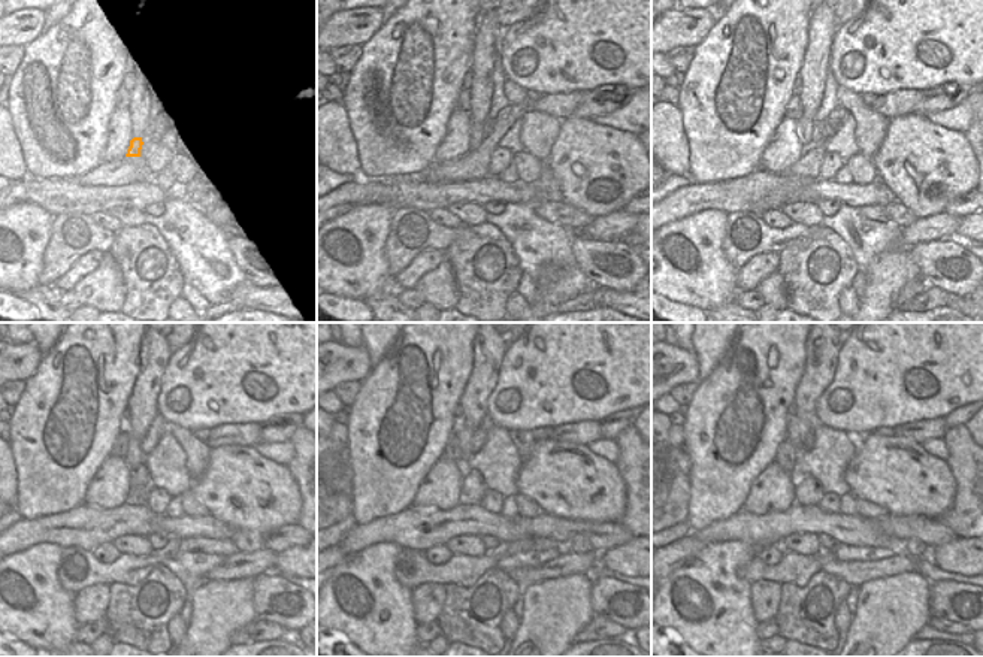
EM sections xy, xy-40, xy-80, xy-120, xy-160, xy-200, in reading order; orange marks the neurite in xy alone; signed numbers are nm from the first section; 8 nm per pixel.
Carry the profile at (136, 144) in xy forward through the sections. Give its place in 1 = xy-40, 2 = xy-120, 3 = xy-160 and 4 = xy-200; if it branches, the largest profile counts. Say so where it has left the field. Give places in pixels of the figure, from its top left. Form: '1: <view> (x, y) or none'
1: xy-40 (475, 133)
2: xy-120 (136, 457)
3: xy-160 (463, 432)
4: xy-200 (798, 427)

